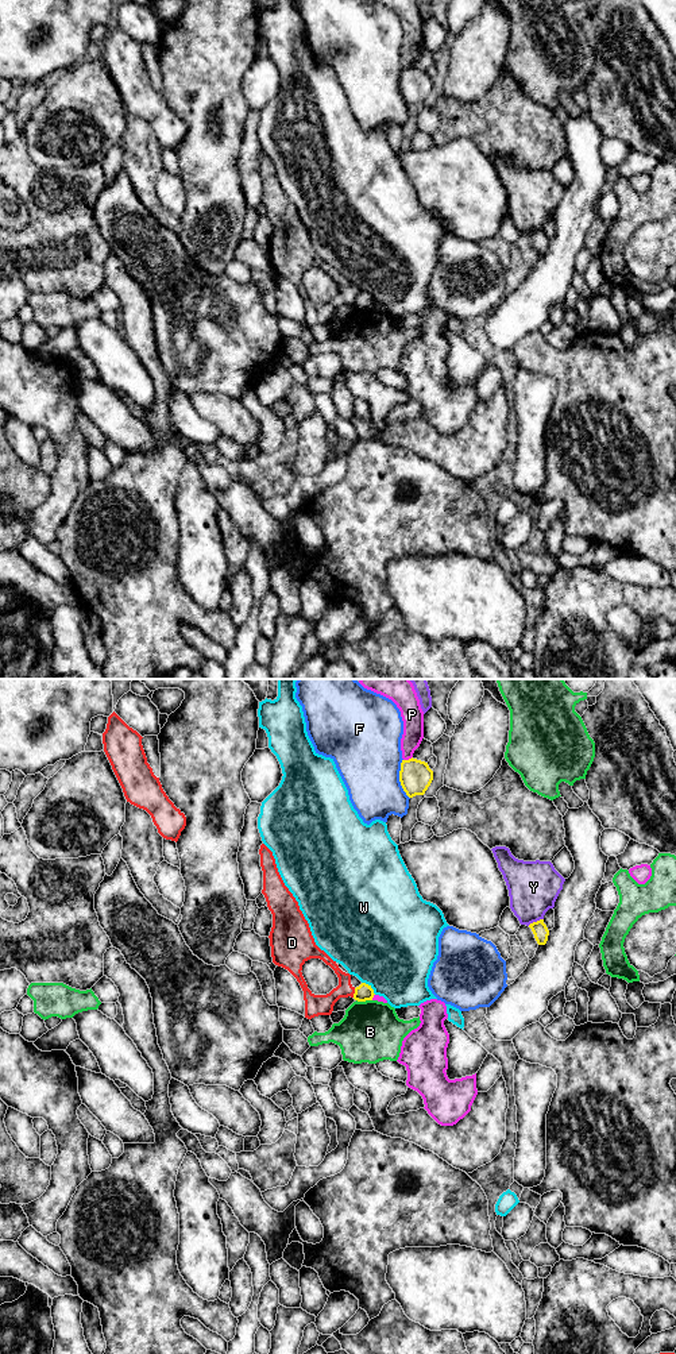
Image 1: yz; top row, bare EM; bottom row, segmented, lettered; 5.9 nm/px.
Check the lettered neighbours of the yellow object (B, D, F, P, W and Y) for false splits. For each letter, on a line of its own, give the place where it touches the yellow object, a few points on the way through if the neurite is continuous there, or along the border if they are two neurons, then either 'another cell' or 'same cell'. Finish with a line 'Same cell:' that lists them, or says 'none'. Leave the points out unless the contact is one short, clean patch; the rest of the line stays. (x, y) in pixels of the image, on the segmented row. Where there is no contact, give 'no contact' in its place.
B: yz (364, 1000) | another cell
D: yz (355, 992) | another cell
F: yz (400, 779) | another cell
P: yz (409, 759) | another cell
W: yz (370, 987) | another cell
Y: yz (534, 922) | another cell
Same cell: none

